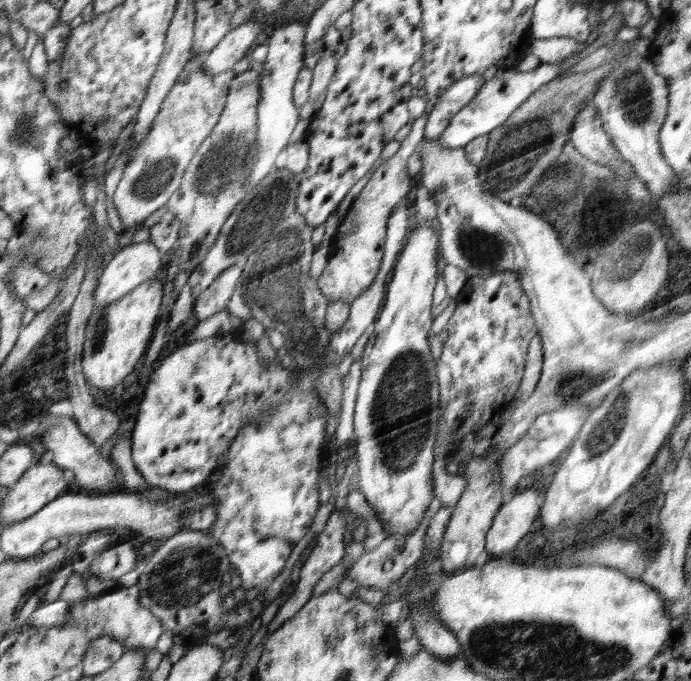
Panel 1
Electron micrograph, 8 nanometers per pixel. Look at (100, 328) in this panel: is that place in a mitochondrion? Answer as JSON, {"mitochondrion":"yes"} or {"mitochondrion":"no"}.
{"mitochondrion":"yes"}

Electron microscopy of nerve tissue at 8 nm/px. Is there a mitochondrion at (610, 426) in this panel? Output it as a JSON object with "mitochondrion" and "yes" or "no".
{"mitochondrion":"yes"}

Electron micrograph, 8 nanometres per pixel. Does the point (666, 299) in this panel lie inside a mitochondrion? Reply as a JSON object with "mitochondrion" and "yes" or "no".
{"mitochondrion":"no"}

